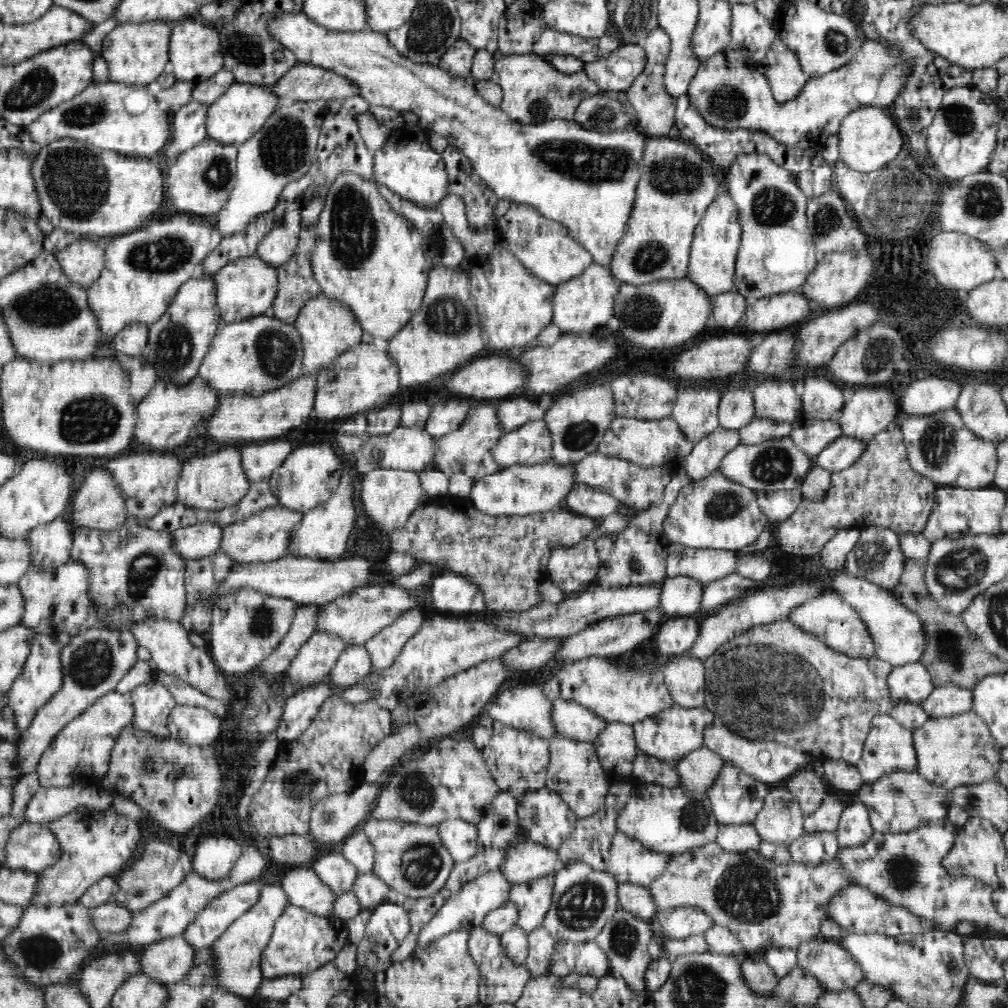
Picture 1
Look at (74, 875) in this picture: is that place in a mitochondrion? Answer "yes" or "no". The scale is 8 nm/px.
no

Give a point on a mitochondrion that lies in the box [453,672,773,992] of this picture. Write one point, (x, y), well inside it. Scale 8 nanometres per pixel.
(585, 903)

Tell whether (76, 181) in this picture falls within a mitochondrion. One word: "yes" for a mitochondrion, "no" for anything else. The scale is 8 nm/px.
yes

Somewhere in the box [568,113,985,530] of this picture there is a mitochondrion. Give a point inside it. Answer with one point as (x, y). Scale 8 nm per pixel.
(899, 186)

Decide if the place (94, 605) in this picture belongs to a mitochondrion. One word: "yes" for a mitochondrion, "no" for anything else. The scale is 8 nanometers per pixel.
no

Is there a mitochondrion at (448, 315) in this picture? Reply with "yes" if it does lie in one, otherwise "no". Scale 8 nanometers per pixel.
yes

